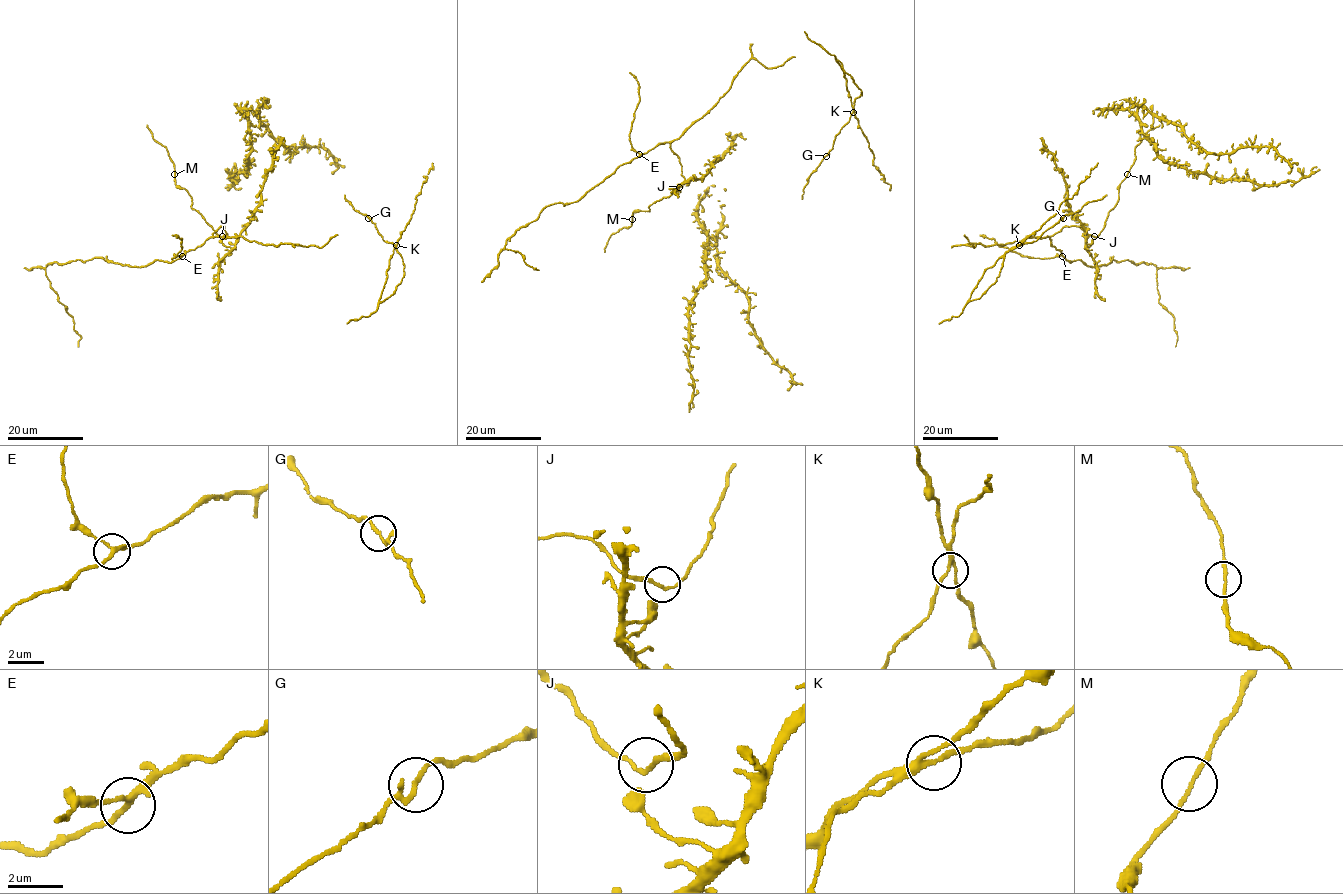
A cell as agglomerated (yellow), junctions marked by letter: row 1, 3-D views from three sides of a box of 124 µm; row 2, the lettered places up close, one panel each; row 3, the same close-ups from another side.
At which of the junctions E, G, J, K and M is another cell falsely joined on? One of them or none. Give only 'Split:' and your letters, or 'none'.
Split: none

